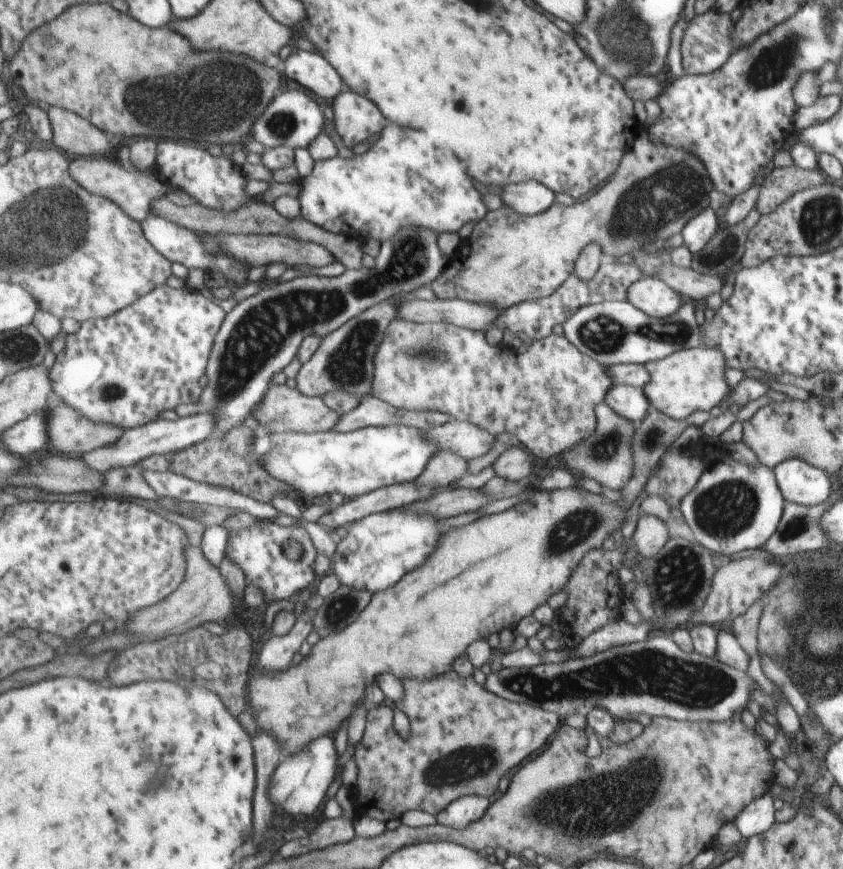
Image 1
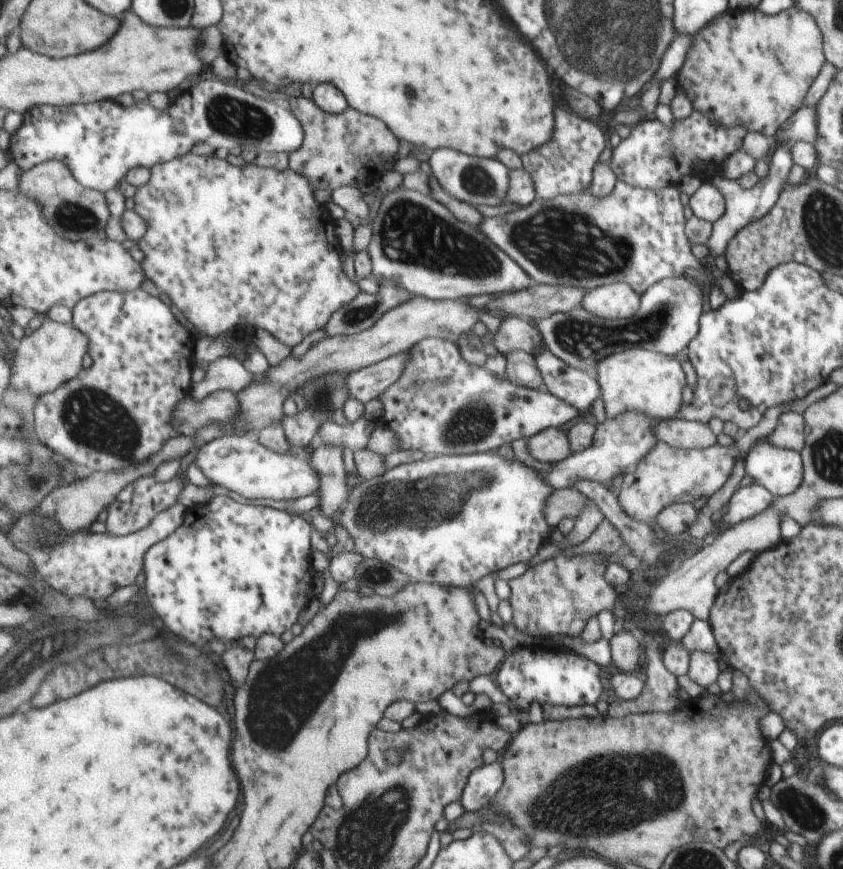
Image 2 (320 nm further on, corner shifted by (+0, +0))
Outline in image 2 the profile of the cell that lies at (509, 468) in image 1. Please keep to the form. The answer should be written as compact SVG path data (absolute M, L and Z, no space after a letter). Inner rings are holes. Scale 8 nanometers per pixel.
M545 428L537 435L525 439L525 450L539 462L557 463L571 456L569 440L559 428Z

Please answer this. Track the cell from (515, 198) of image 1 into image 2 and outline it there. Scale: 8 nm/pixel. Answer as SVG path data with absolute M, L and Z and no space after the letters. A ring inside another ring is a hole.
M439 148L430 152L432 175L437 179L441 190L449 196L473 206L499 206L503 204L503 196L507 192L507 182L509 182L509 168L505 168L501 162L487 158L465 156L453 149Z

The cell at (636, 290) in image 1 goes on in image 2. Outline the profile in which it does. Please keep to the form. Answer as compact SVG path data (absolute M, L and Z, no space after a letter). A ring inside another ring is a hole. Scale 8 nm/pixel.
M615 282L587 289L581 307L603 320L630 318L640 307L640 295L629 284Z

